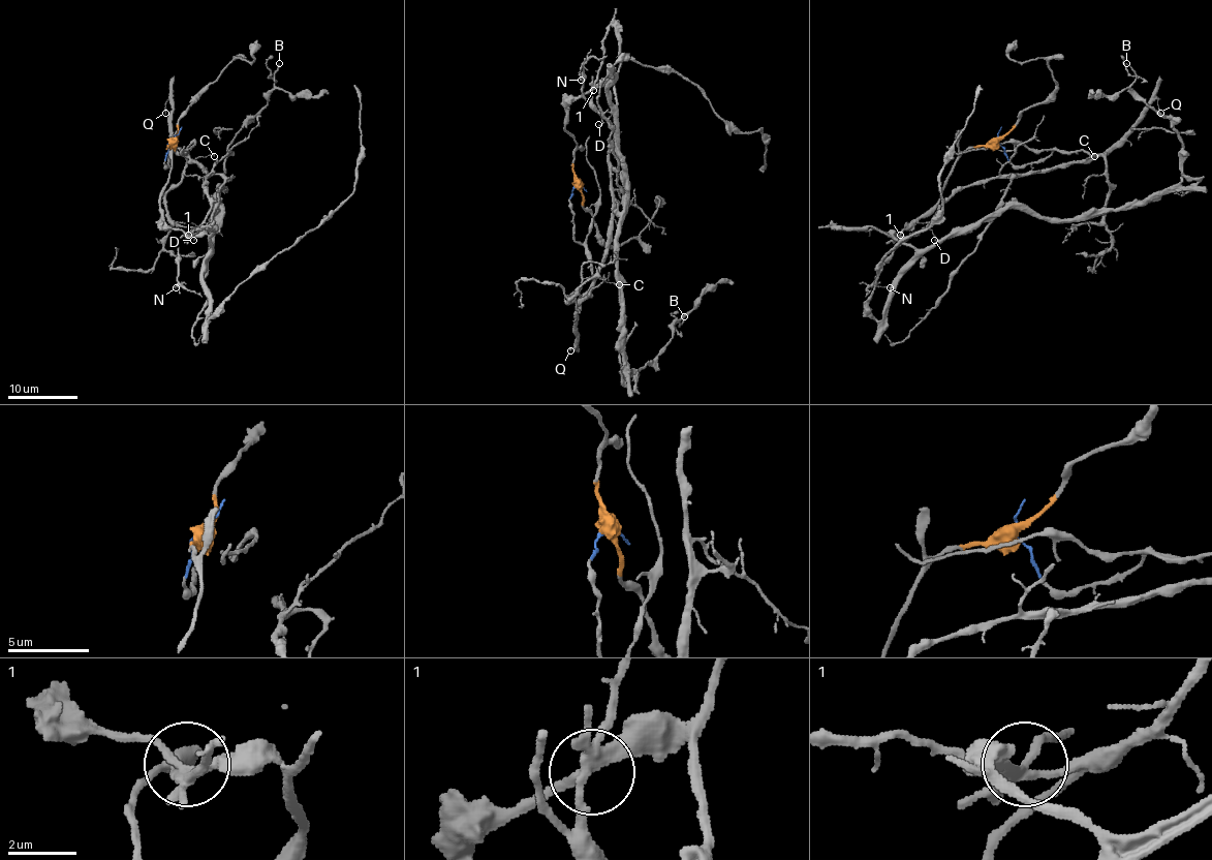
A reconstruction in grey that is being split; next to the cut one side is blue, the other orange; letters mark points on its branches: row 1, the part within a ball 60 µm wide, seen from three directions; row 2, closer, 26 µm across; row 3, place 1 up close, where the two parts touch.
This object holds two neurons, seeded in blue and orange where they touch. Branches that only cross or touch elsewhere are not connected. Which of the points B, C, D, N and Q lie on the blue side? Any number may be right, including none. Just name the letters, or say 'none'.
C, D, N, Q

